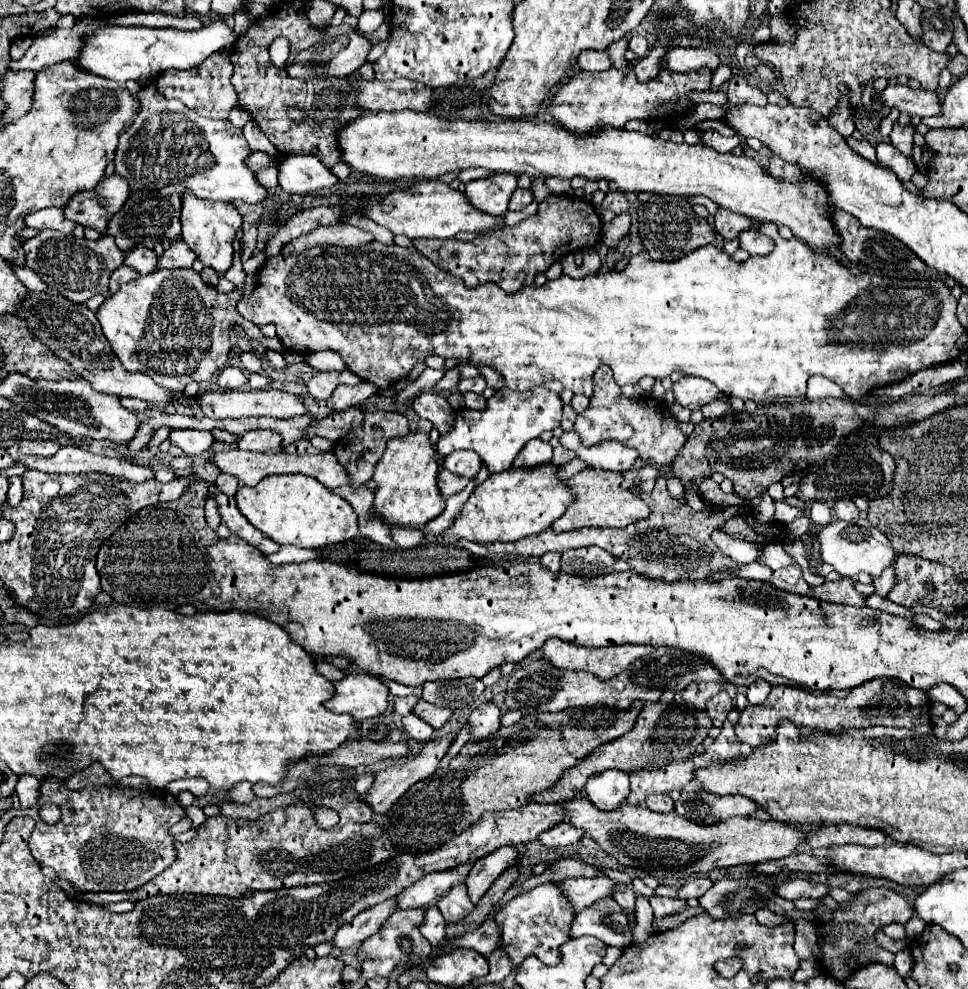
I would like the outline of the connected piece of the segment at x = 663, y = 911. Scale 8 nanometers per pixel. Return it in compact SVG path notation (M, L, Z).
M652 896L650 904L652 904L652 910L654 910L654 916L668 916L668 914L676 914L682 908L686 908L684 900L662 898L662 896Z

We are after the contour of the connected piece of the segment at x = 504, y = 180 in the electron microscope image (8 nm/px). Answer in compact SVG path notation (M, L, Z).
M494 174L486 180L468 182L464 194L468 202L484 214L502 216L508 210L508 200L516 190L514 174Z

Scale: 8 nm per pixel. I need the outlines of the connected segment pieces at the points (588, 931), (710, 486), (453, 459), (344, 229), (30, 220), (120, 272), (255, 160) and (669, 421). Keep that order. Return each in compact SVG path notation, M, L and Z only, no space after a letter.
M614 898L580 910L572 920L572 938L594 936L606 946L626 948L632 938L634 912L624 912Z
M704 478L700 482L700 486L698 486L698 492L700 492L702 500L706 500L706 502L710 502L714 506L740 506L740 504L744 504L744 500L736 492L724 494L720 490L720 486L712 478Z
M458 450L458 452L452 452L450 456L446 456L442 466L458 476L474 478L478 474L478 470L482 468L482 460L472 450Z
M338 222L334 226L322 226L316 228L314 232L300 236L292 242L288 242L282 250L282 254L290 256L290 254L300 254L310 246L318 246L318 244L334 244L334 246L364 246L370 244L374 240L374 236L366 230L360 230L348 222Z
M44 208L26 216L26 226L38 230L60 230L64 234L72 234L76 228L74 222L64 218L64 212L60 208Z
M122 264L119 268L116 268L116 270L112 272L112 276L110 276L110 290L108 290L108 294L116 292L116 290L120 288L120 284L136 280L139 276L140 274L136 272L134 268Z
M252 152L246 160L244 160L244 164L248 164L248 168L252 168L254 172L256 170L260 170L260 168L266 168L266 166L276 166L278 168L278 160L270 160L270 156L268 154L264 154L264 152Z
M610 368L596 370L594 394L590 396L588 408L576 416L574 430L580 434L584 446L594 446L598 436L600 440L616 440L630 448L636 448L642 460L654 462L658 466L670 466L676 452L680 452L686 442L686 436L678 428L678 422L670 416L666 404L654 398L626 398L620 386L614 382Z

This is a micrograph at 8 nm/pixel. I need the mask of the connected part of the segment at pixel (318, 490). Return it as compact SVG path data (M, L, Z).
M304 474L268 476L252 488L244 486L236 494L236 502L248 522L278 544L324 548L352 540L358 534L358 516L354 508L324 484Z

